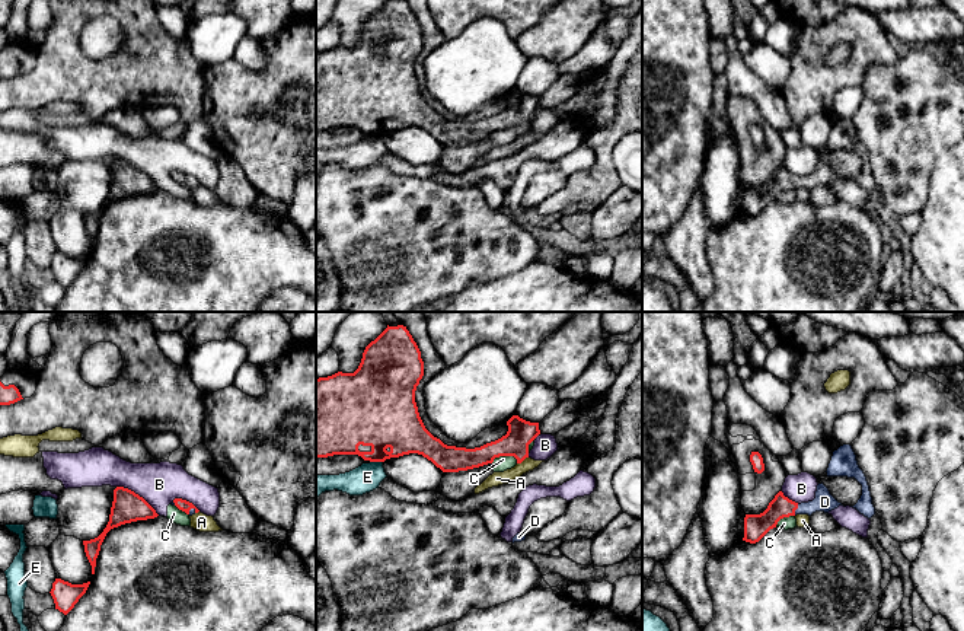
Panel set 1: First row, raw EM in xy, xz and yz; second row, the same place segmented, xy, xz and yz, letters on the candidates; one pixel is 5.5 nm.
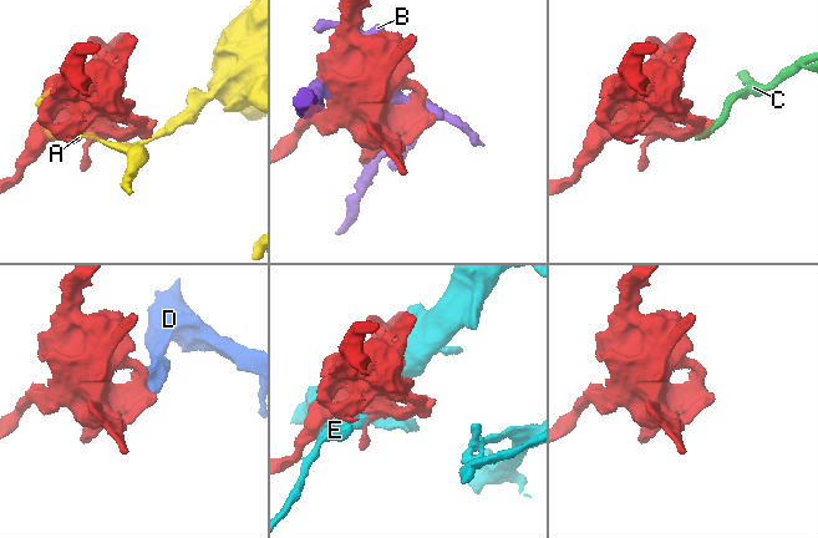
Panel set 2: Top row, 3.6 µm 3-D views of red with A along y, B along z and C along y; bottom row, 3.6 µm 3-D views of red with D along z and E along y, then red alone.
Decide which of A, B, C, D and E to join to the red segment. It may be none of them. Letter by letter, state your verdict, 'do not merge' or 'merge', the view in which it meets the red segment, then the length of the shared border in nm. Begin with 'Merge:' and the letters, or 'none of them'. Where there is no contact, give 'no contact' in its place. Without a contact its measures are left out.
Merge: D
A: do not merge | xz | 80 nm
B: do not merge | xy | 280 nm
C: do not merge | xz | 150 nm
D: merge | yz | 70 nm
E: do not merge | xz | 70 nm

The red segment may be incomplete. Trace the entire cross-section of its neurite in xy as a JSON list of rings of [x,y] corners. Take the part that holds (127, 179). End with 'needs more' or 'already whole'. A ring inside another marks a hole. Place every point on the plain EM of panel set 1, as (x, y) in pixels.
[[[116,160],[114,163],[114,175],[106,201],[98,211],[83,214],[86,230],[92,239],[92,248],[95,248],[100,219],[111,203],[137,194],[154,192],[157,189],[156,184],[143,171],[128,162]]] | already whole

